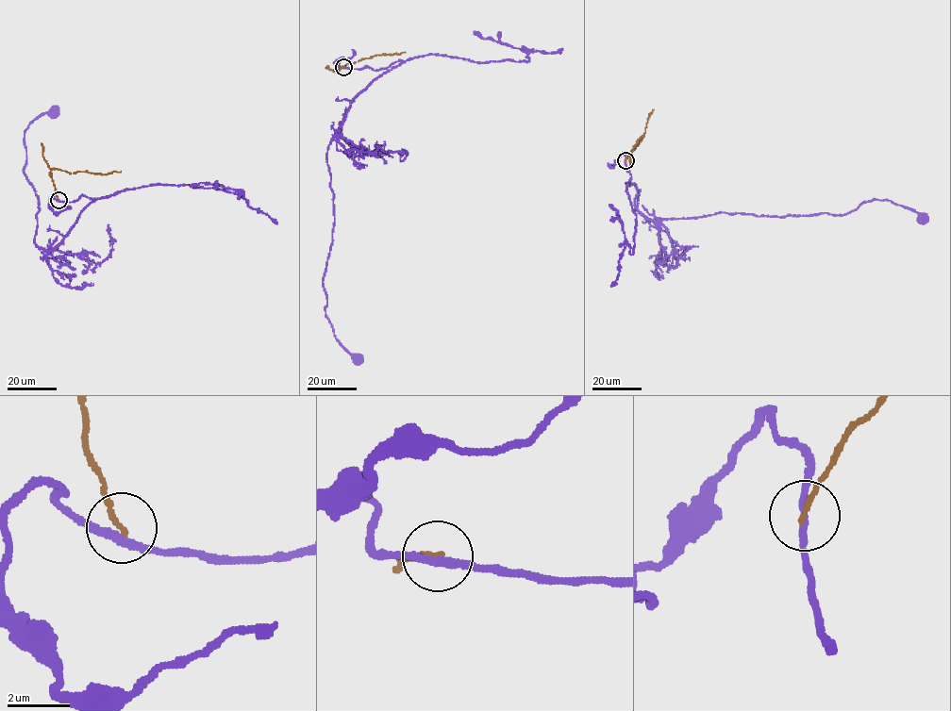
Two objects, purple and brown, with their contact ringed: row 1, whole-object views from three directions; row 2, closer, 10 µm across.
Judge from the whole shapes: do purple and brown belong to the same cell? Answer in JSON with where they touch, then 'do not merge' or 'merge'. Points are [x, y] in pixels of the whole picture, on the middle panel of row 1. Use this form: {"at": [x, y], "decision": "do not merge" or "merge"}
{"at": [343, 67], "decision": "do not merge"}

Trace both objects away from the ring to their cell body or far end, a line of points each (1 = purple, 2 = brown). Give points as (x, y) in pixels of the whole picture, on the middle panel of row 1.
1: (344, 67), (379, 70), (401, 61), (355, 98), (326, 156), (334, 220), (323, 281), (325, 315), (357, 360)
2: (344, 67), (362, 58), (405, 52)

